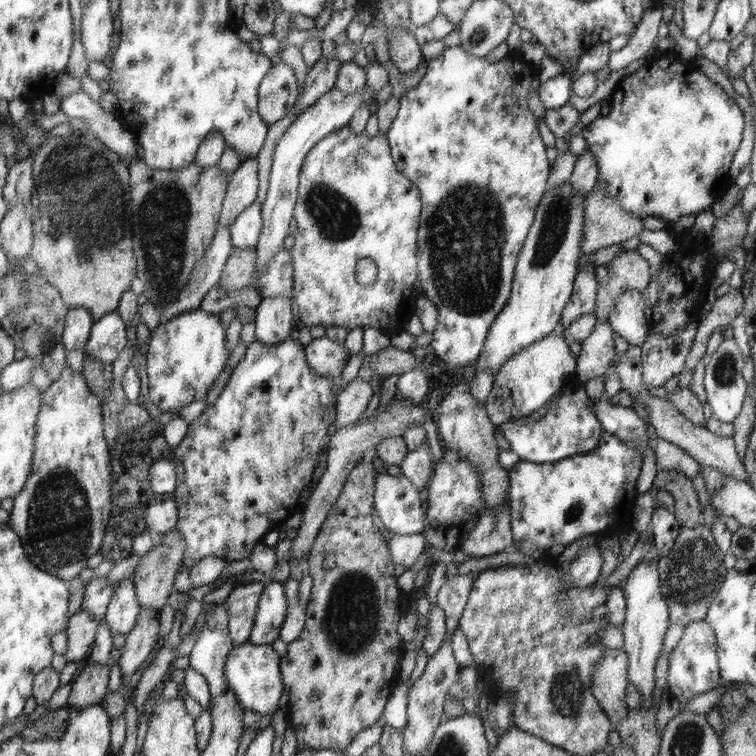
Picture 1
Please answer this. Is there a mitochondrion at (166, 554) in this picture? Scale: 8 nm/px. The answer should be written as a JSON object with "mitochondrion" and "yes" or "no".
{"mitochondrion":"yes"}

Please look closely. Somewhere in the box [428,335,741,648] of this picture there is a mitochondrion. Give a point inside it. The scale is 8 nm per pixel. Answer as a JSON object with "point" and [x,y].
{"point":[692,572]}

